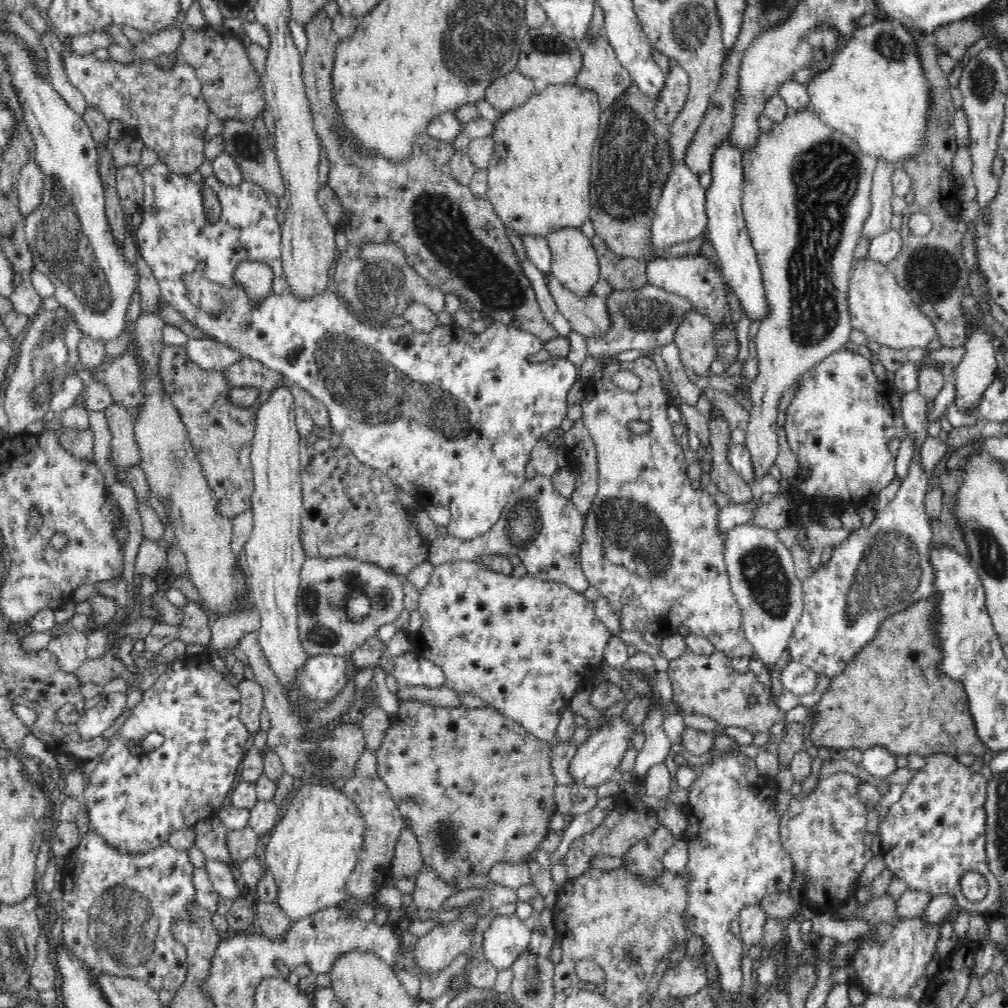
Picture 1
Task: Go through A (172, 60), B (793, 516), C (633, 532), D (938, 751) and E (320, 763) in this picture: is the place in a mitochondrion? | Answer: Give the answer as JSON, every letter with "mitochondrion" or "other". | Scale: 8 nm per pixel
{"A":"other","B":"other","C":"mitochondrion","D":"other","E":"mitochondrion"}

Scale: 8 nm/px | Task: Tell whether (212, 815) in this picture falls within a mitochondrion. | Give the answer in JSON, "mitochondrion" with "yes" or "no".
{"mitochondrion":"no"}

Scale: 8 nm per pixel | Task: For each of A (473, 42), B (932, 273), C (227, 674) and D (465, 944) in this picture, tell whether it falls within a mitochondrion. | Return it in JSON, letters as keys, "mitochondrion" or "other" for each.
{"A":"mitochondrion","B":"mitochondrion","C":"other","D":"other"}

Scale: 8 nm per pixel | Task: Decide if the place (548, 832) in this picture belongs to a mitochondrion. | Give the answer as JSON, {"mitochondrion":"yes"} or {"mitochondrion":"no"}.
{"mitochondrion":"no"}

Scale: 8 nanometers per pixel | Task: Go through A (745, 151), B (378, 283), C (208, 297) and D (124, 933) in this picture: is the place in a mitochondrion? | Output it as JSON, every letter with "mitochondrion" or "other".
{"A":"other","B":"mitochondrion","C":"mitochondrion","D":"mitochondrion"}

